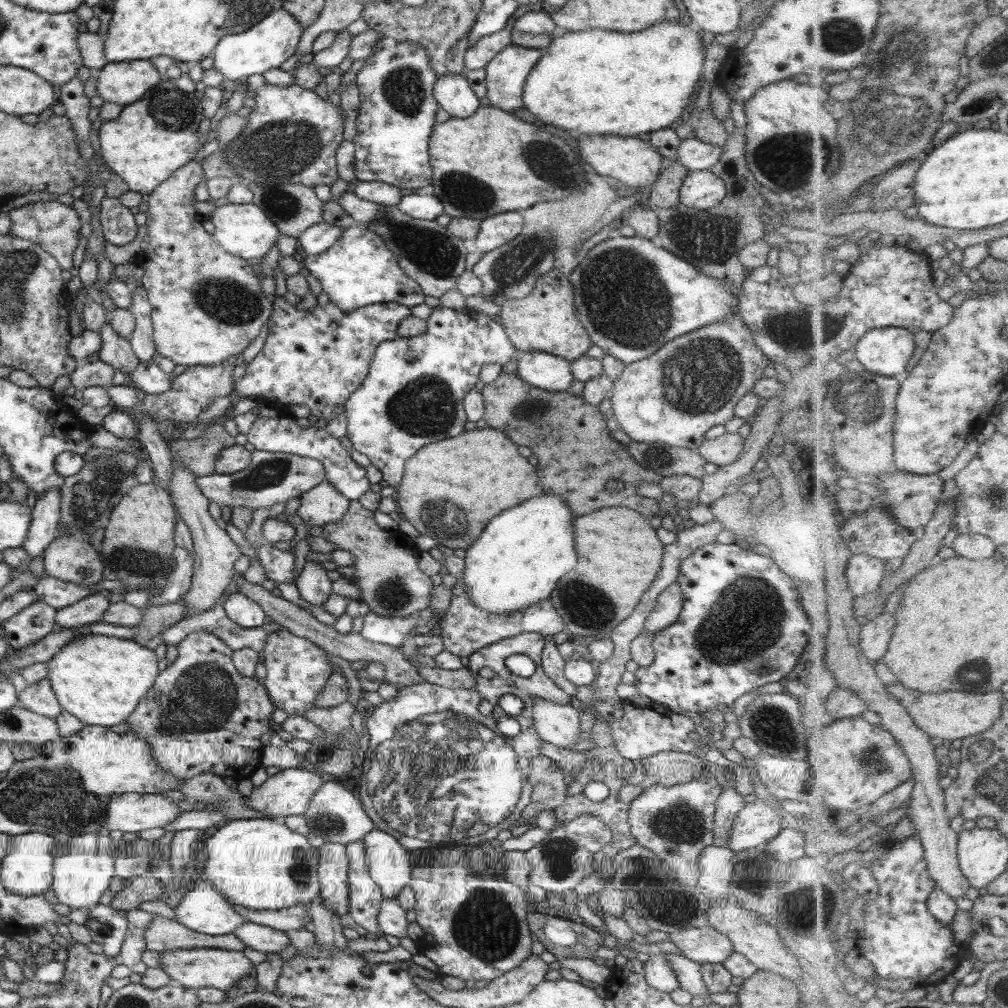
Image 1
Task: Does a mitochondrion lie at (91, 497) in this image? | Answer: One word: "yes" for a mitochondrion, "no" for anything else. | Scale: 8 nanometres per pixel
yes

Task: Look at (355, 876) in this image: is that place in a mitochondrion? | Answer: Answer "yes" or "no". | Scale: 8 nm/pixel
no

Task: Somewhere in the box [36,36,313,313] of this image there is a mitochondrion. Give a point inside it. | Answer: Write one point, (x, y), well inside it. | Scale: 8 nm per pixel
(171, 110)

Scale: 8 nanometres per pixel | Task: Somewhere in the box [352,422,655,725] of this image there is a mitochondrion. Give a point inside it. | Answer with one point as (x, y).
(588, 607)

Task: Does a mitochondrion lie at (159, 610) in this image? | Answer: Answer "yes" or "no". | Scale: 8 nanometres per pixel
no

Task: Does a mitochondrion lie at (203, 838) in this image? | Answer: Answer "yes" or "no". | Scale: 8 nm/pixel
no

